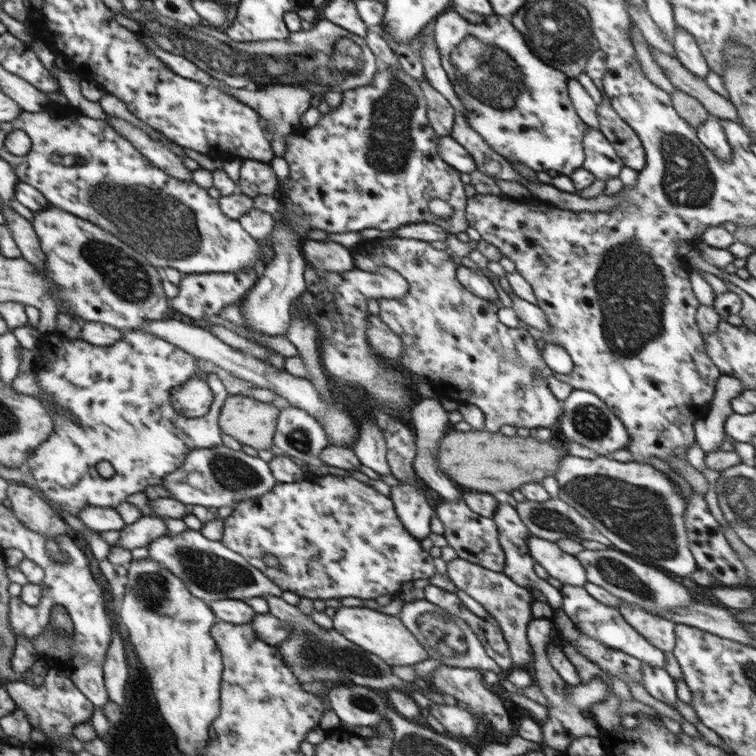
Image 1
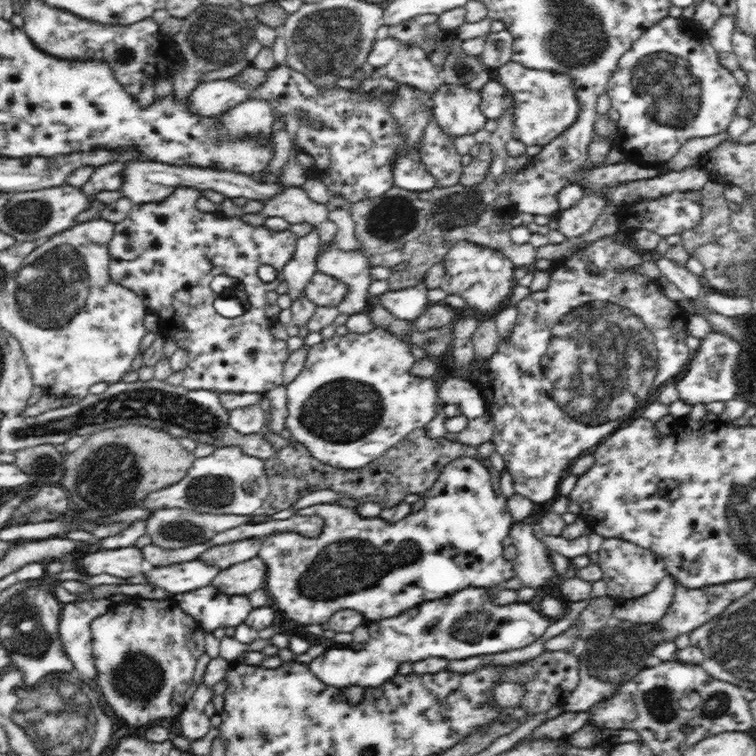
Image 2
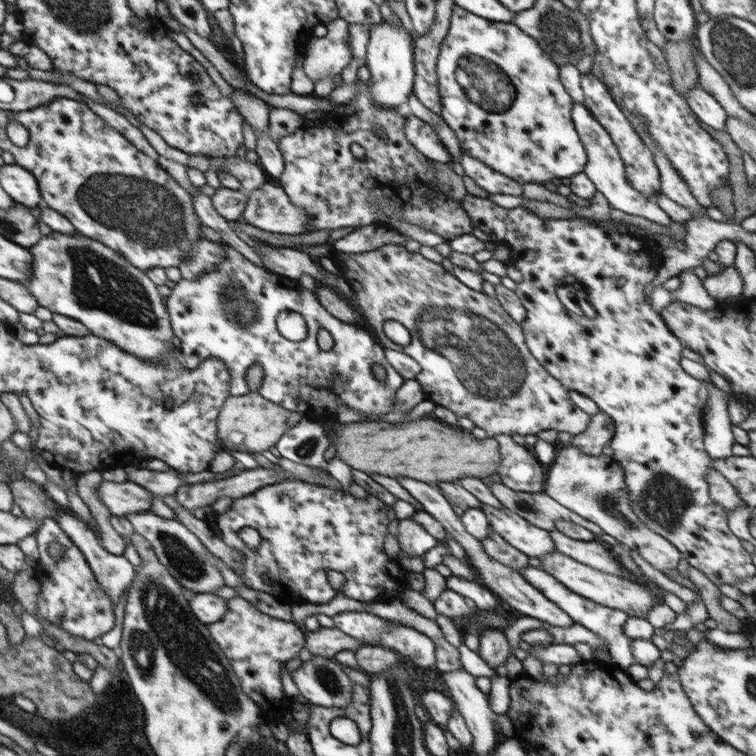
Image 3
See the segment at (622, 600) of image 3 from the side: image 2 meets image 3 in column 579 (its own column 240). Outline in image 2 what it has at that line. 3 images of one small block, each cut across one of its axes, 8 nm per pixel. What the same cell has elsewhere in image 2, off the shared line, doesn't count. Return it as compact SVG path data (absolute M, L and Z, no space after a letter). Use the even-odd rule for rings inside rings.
M258 556L221 570L210 585L229 595L248 595L265 588L266 563Z

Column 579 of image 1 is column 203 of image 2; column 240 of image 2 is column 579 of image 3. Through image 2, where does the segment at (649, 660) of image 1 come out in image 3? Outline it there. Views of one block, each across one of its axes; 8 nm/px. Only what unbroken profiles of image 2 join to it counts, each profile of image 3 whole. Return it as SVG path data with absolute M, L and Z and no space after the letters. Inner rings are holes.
M526 565L521 568L523 577L549 601L555 602L566 614L569 614L576 623L581 624L584 628L592 630L606 640L609 646L609 654L614 665L617 665L622 670L627 670L630 665L635 662L635 658L631 653L630 641L623 633L624 625L628 620L629 614L620 609L613 609L606 605L598 604L597 602L588 600L569 588L566 588L557 578L548 574L544 569L534 568L534 566Z

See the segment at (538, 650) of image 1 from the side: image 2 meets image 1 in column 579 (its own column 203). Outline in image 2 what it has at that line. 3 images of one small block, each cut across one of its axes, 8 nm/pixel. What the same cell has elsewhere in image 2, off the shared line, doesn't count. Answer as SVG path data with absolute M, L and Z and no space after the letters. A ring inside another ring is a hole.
M199 684L190 702L179 712L181 735L188 740L200 740L210 730L210 717L206 715L207 704L212 700L212 689Z

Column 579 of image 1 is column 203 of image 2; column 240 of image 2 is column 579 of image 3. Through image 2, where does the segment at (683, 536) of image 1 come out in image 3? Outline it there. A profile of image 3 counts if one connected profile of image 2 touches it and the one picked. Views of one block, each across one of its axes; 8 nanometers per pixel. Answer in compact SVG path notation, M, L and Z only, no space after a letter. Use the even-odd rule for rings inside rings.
M566 445L558 452L554 463L546 469L546 476L543 492L551 496L556 502L568 507L572 512L579 514L581 518L586 518L586 520L594 522L594 524L600 526L604 534L612 536L631 550L636 550L646 562L649 562L654 568L660 570L660 572L668 574L670 570L678 566L681 552L673 544L670 544L668 540L650 530L634 514L628 498L629 494L625 483L624 469L622 469L620 463L614 461L614 458L605 455L591 456L582 453L576 447Z

